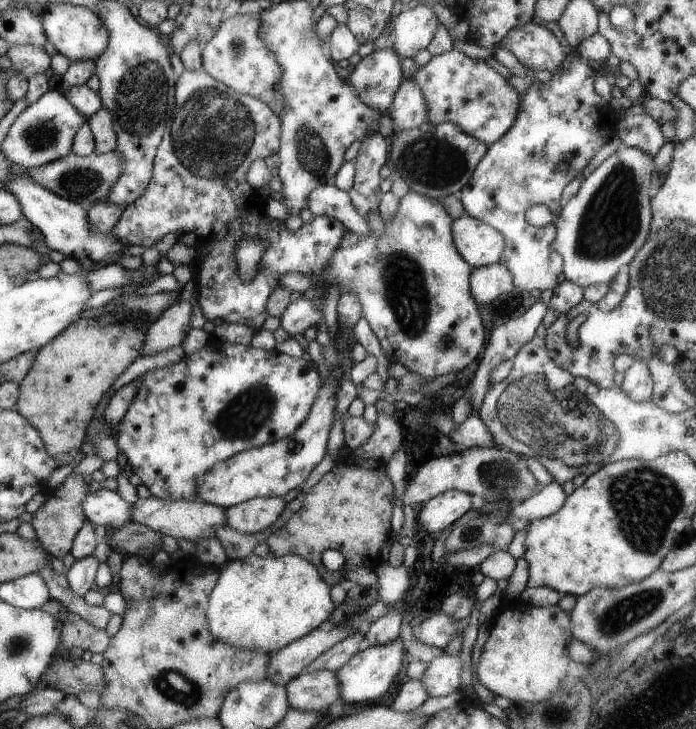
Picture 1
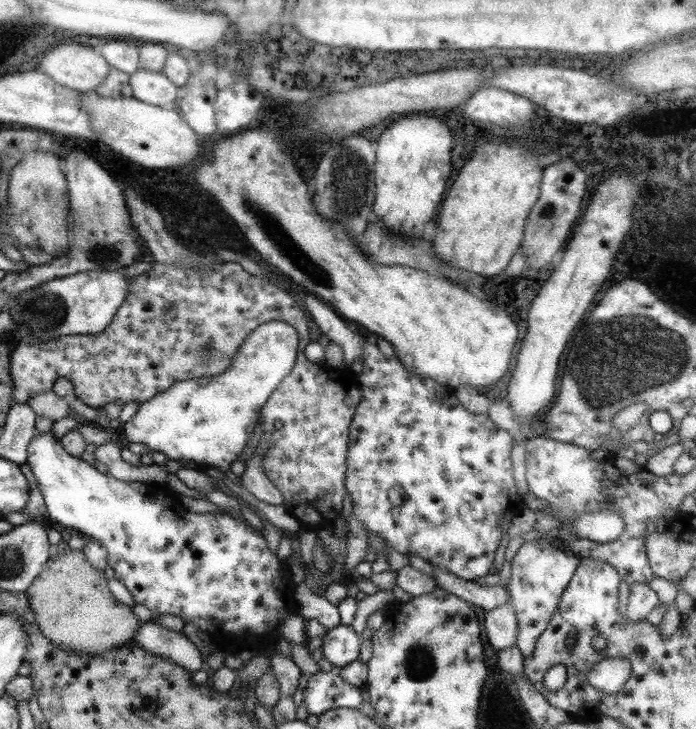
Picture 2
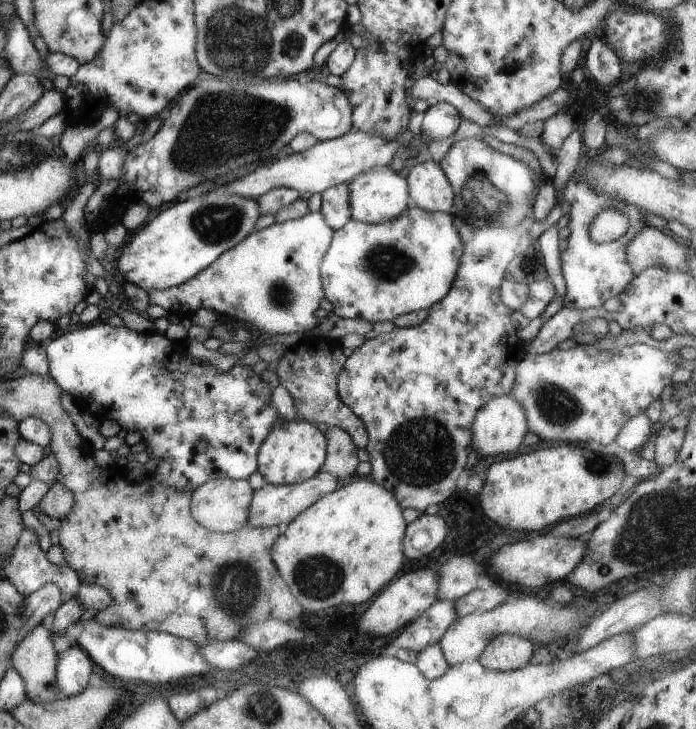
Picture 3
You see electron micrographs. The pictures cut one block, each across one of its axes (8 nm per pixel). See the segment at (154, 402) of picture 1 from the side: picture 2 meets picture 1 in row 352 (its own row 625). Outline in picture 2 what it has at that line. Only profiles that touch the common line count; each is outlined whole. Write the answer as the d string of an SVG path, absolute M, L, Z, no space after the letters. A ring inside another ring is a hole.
M51 432L46 434L35 434L28 445L28 457L26 464L31 469L33 476L36 478L36 484L42 492L45 506L47 508L47 520L50 524L63 530L75 529L76 533L83 536L87 541L93 541L106 548L107 565L114 569L116 580L120 580L128 589L128 592L134 597L136 605L144 605L148 610L155 613L156 616L164 614L173 615L185 623L194 624L196 628L200 628L202 632L207 632L211 638L216 636L219 631L232 631L235 636L242 632L250 632L254 636L264 637L266 634L276 634L279 626L283 626L283 622L294 612L296 612L294 592L288 592L288 582L291 575L289 571L285 571L284 561L270 551L267 541L262 532L254 530L250 525L244 523L240 518L233 518L228 513L194 513L190 512L181 502L181 495L175 493L165 486L154 486L151 484L140 482L123 482L108 474L98 472L94 465L84 462L80 457L72 457L66 453L61 442Z

